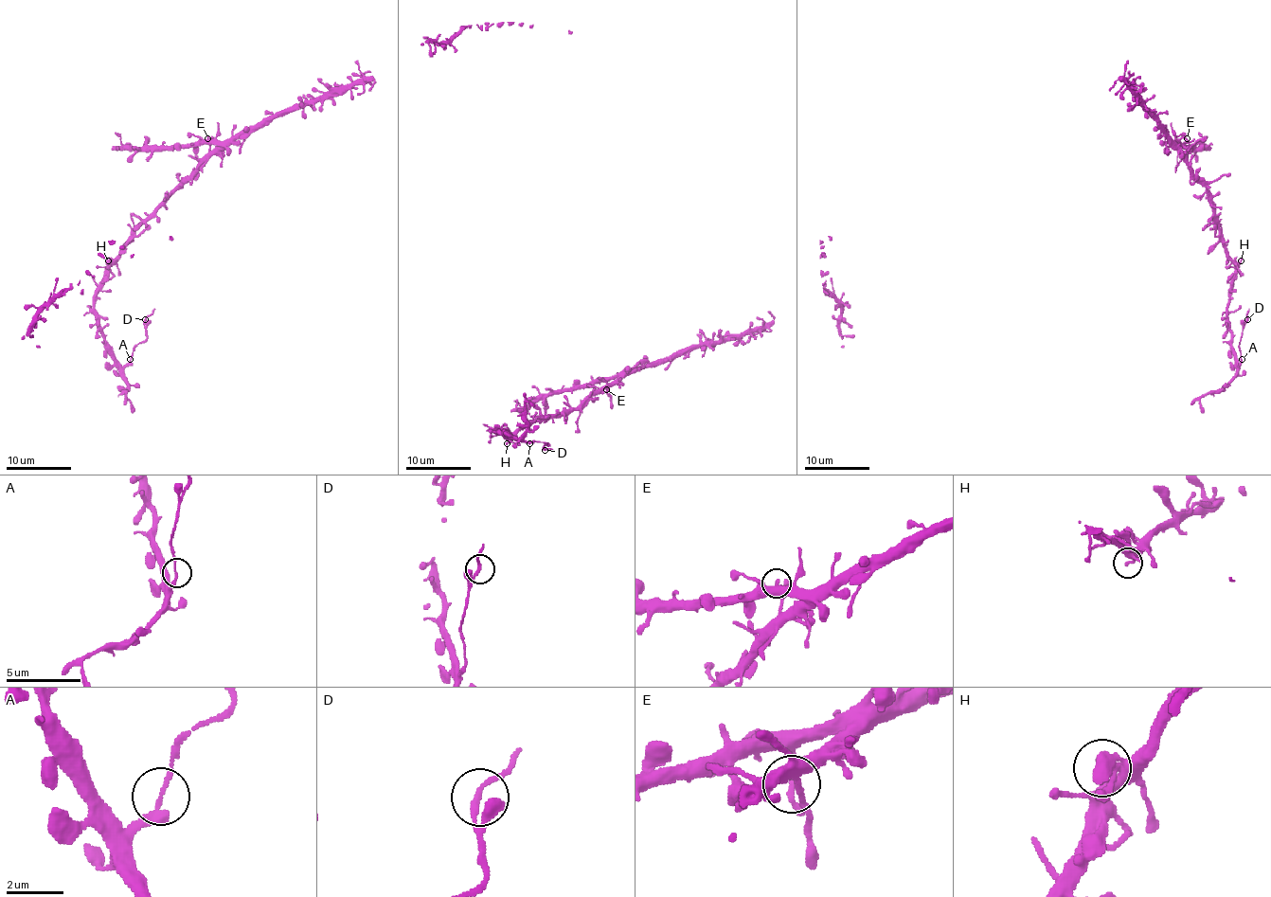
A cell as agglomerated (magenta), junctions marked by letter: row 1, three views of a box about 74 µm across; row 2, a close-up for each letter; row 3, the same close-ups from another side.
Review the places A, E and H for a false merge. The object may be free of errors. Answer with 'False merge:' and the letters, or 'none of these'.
False merge: A

